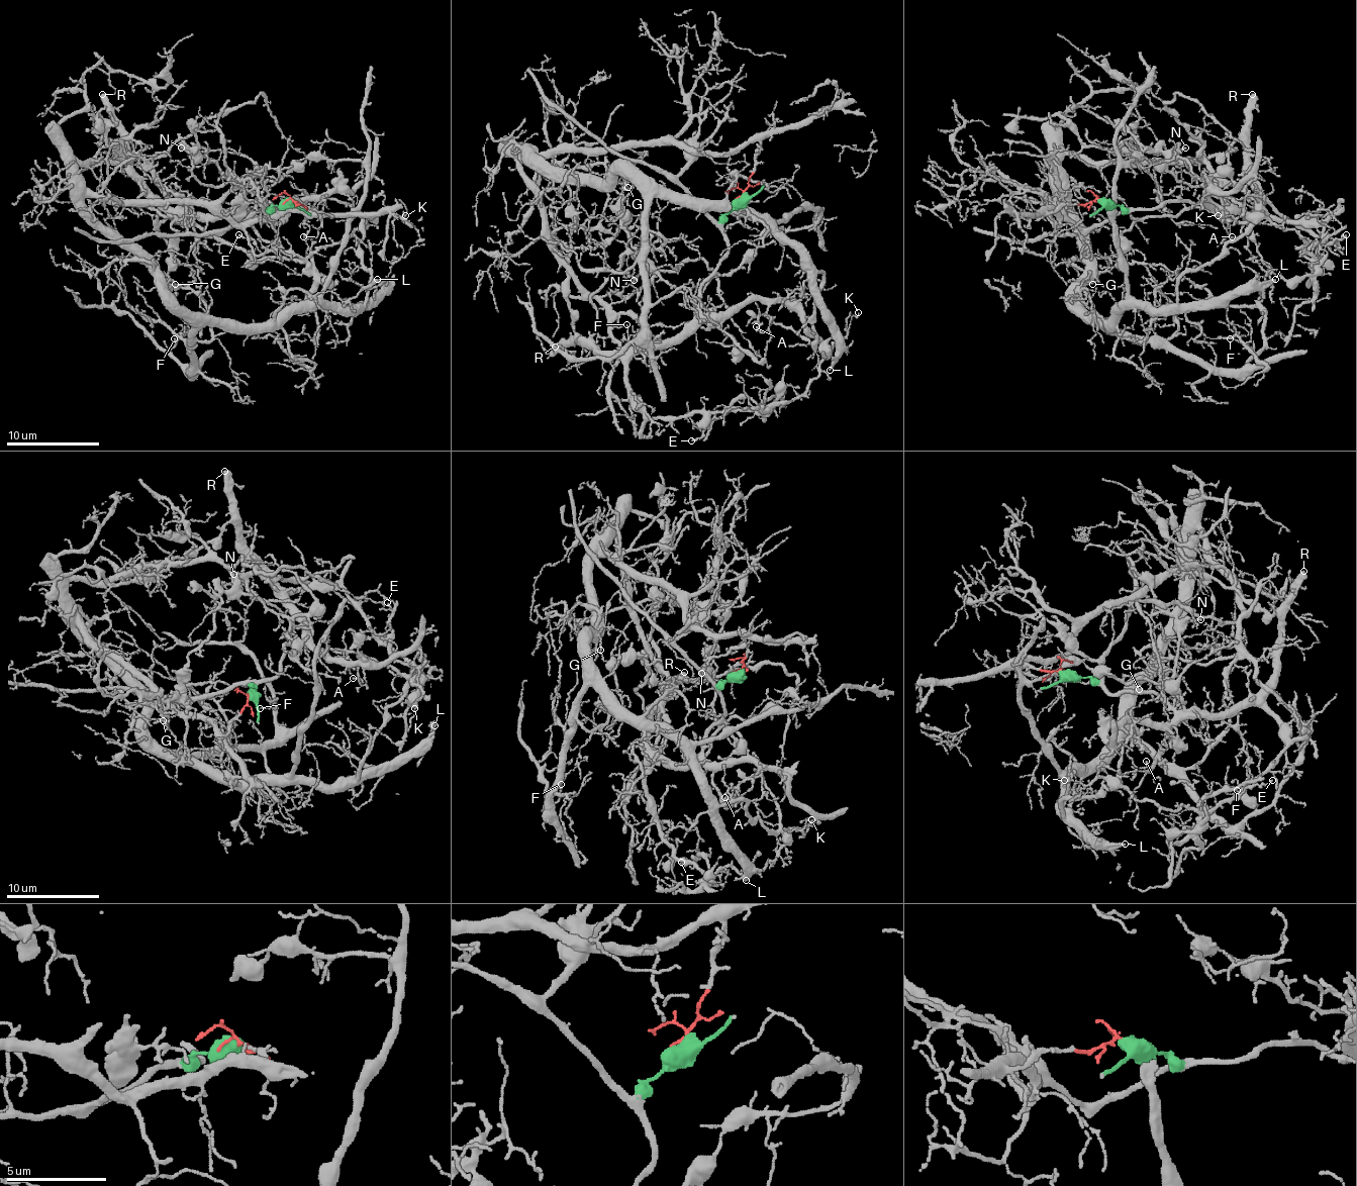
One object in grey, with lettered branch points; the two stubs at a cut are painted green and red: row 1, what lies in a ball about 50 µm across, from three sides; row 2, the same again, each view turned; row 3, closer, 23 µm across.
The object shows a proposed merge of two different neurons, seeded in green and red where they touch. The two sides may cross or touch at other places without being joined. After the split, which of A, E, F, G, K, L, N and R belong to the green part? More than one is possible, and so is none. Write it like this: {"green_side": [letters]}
{"green_side": ["A", "E", "K", "N", "R"]}

